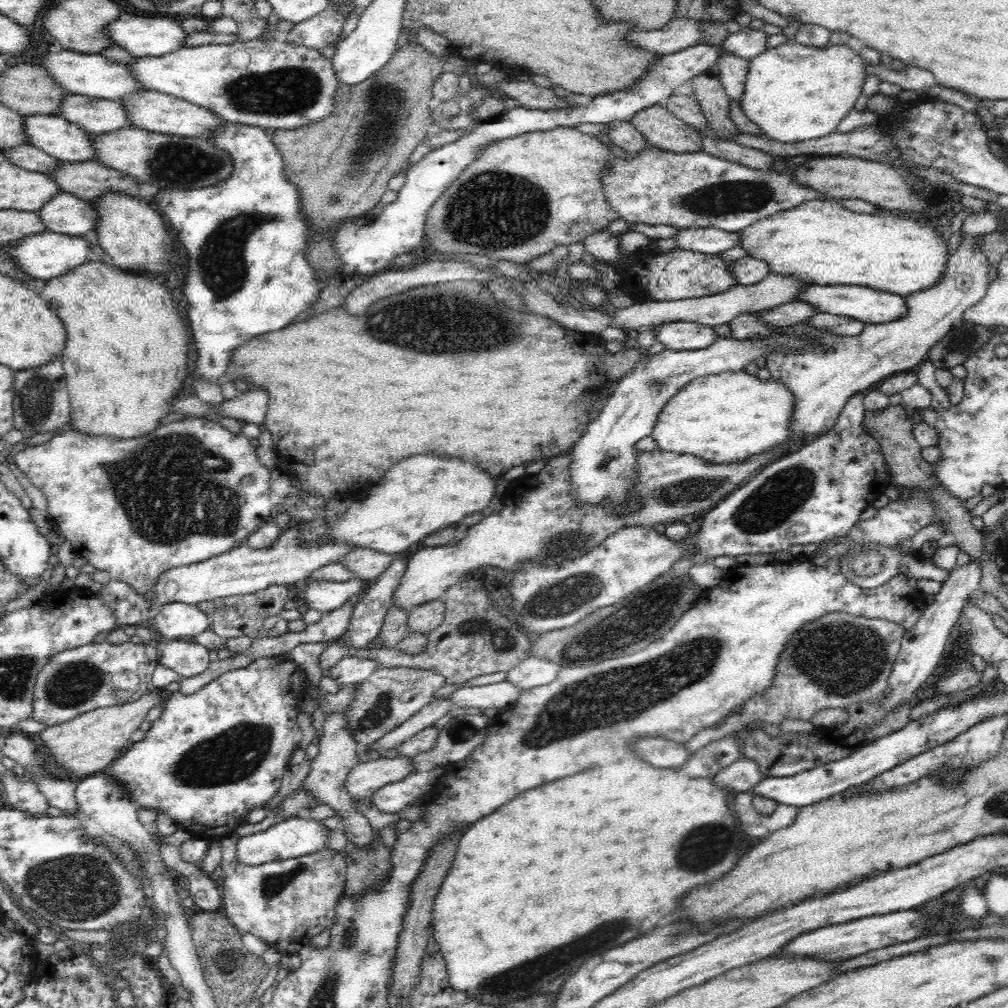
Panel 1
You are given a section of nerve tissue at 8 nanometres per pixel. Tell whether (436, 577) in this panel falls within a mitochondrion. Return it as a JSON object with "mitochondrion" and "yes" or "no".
{"mitochondrion":"no"}

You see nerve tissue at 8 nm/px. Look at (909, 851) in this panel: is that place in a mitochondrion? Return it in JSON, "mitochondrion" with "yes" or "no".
{"mitochondrion":"no"}

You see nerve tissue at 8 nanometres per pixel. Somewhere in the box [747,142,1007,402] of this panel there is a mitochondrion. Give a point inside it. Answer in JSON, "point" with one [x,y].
{"point":[963,340]}

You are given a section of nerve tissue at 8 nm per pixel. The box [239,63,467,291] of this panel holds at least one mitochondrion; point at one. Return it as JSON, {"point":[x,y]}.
{"point":[385,102]}

